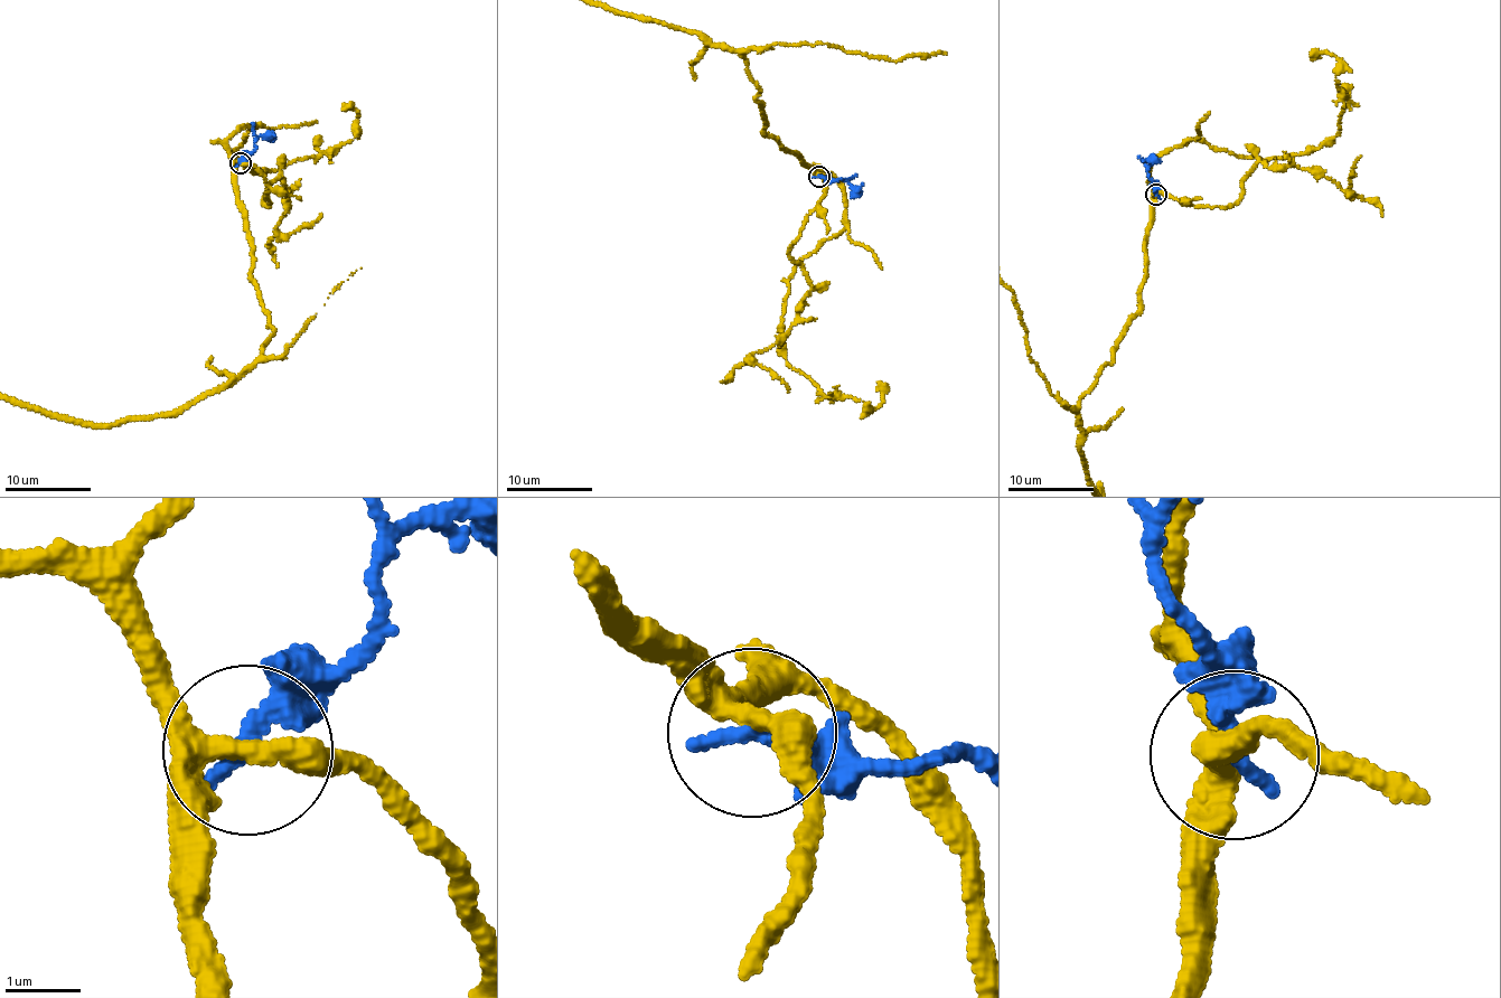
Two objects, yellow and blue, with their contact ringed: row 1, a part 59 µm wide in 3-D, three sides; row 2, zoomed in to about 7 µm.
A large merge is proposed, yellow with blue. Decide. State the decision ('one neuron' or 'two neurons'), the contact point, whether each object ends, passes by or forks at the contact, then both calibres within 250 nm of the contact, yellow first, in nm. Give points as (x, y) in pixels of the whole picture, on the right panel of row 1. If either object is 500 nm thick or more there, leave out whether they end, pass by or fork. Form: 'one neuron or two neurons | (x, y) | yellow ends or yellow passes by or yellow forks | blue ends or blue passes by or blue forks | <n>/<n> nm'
two neurons | (1156, 195) | yellow forks | blue ends | 280/280 nm

